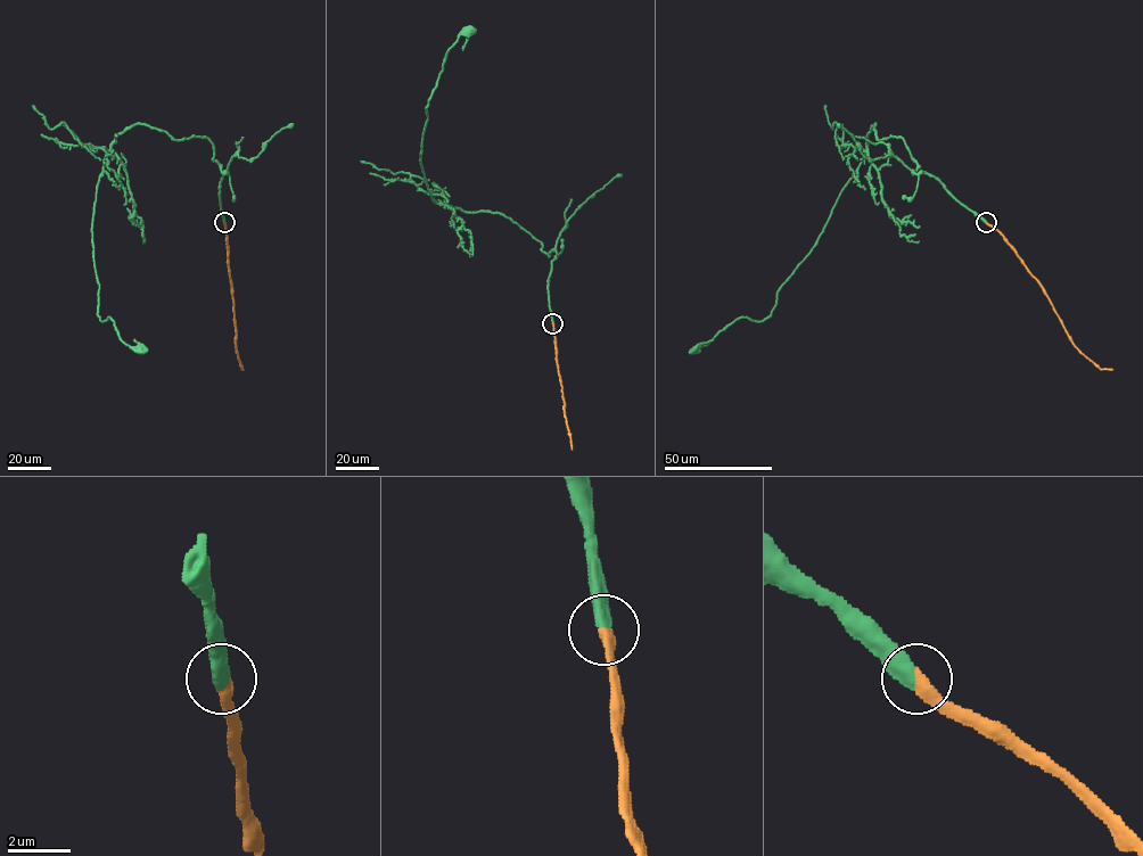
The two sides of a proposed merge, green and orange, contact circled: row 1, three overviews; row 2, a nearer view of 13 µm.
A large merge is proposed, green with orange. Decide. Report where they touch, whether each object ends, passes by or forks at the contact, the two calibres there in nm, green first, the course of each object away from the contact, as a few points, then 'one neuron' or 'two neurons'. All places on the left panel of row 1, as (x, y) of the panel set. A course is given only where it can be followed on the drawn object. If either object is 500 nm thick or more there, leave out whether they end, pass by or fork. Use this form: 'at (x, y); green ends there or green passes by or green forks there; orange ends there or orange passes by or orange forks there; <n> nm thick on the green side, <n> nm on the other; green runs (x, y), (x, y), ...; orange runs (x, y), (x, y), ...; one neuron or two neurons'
at (224, 222); 550 nm thick on the green side, 440 nm on the other; green runs (224, 222), (228, 173), (207, 138), (177, 140), (144, 124), (115, 137), (92, 227), (97, 314), (140, 350); orange runs (224, 222), (236, 352), (244, 369); one neuron

